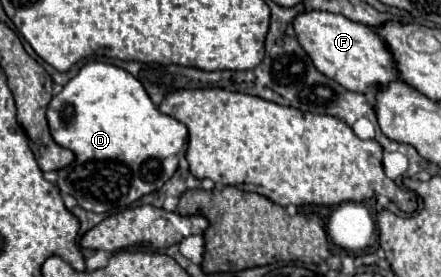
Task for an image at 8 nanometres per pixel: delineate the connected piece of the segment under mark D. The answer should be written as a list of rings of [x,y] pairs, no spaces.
[[[107,62],[85,64],[79,74],[53,96],[47,108],[47,120],[53,140],[75,154],[75,162],[57,172],[57,186],[63,194],[71,194],[81,208],[91,212],[121,212],[141,196],[161,190],[161,186],[175,174],[179,158],[185,156],[189,142],[187,128],[175,118],[161,114],[133,74]]]

